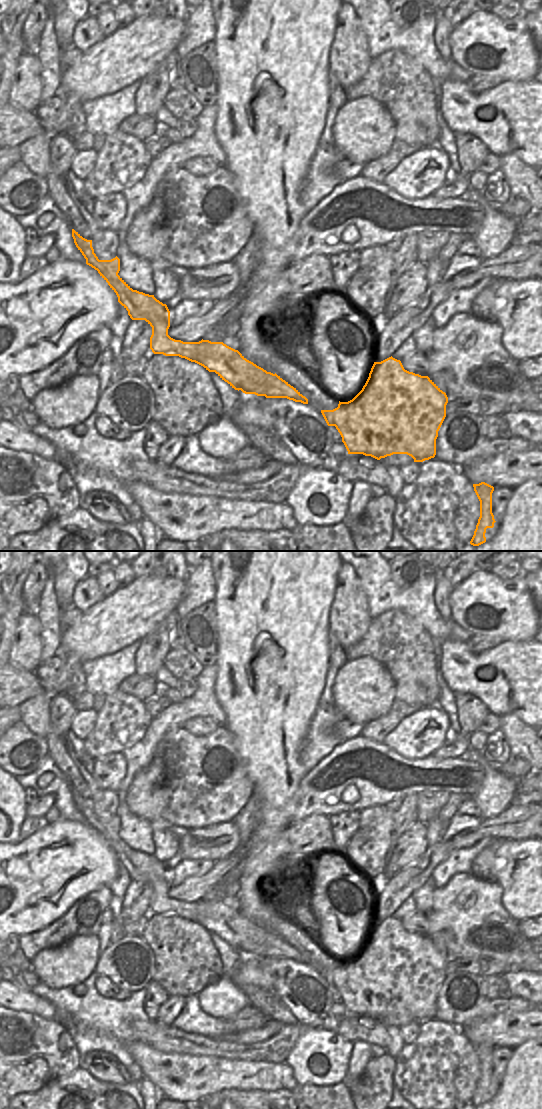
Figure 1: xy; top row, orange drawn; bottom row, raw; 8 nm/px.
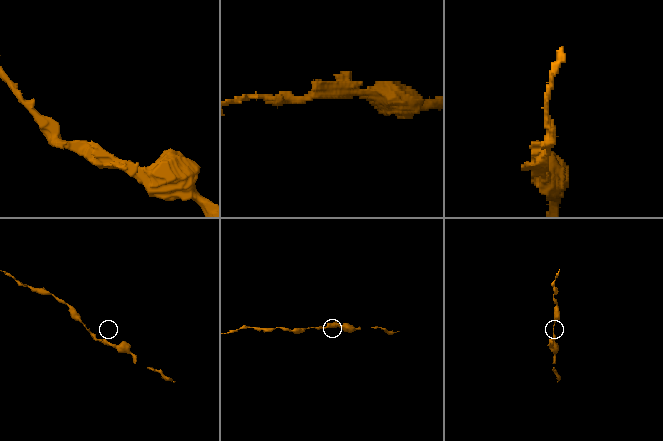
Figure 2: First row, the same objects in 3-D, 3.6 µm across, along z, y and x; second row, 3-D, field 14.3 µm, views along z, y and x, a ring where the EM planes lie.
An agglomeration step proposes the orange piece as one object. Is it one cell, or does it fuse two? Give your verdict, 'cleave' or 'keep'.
keep

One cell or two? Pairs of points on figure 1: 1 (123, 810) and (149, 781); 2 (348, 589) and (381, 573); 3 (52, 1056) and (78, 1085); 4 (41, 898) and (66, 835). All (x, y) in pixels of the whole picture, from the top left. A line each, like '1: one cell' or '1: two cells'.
1: two cells
2: two cells
3: two cells
4: one cell

